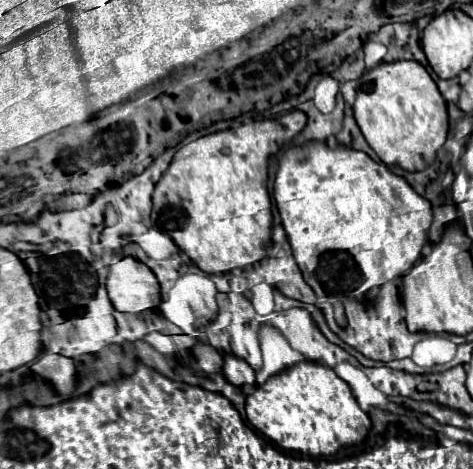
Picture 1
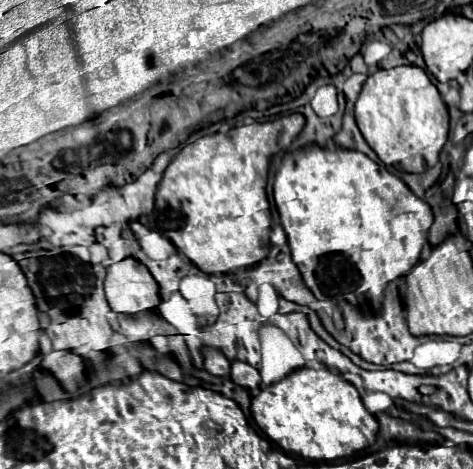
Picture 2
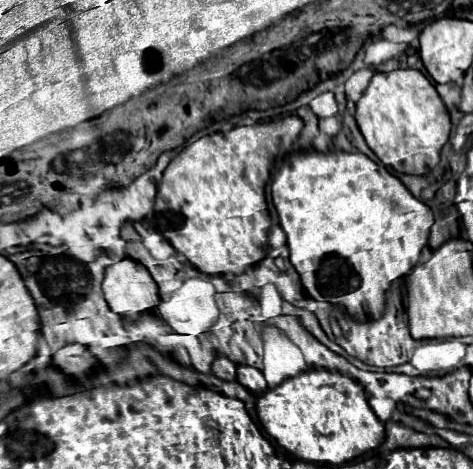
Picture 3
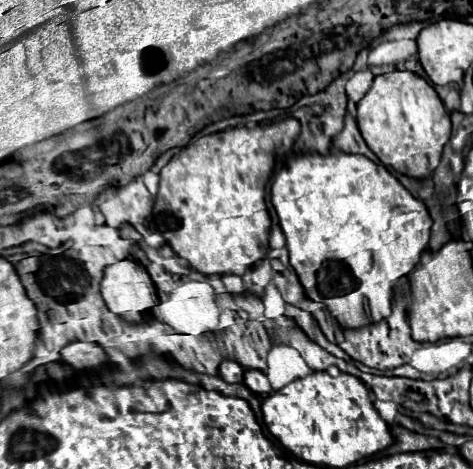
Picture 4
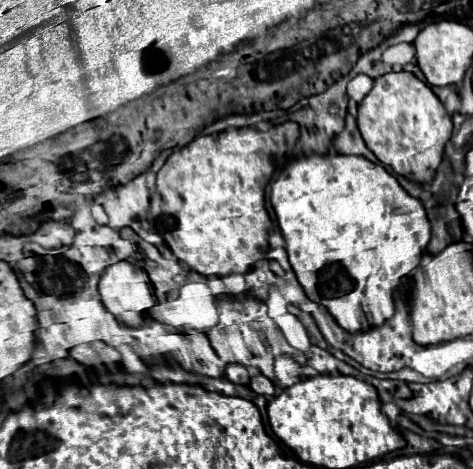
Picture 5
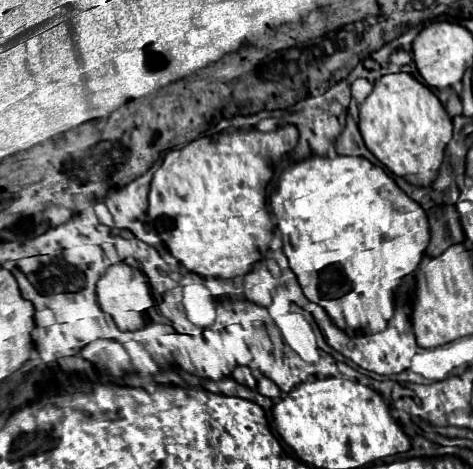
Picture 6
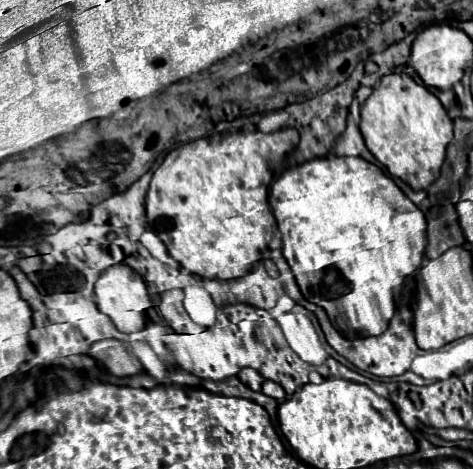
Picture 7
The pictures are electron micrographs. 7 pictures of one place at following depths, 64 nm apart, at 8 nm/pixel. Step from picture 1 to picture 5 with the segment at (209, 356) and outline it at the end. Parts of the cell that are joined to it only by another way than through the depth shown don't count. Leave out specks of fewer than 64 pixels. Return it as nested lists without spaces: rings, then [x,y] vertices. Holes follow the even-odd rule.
[[[230,364],[226,366],[226,378],[234,384],[242,384],[242,386],[250,386],[250,374],[244,366],[240,364]]]

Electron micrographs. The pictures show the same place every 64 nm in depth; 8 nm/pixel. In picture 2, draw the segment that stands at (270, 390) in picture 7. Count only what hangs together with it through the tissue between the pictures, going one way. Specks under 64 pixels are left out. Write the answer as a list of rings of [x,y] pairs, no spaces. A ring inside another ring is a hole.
[[[238,360],[232,362],[232,382],[236,382],[238,386],[242,386],[246,390],[258,390],[262,386],[260,372],[256,368],[252,368],[250,364],[244,364]]]

